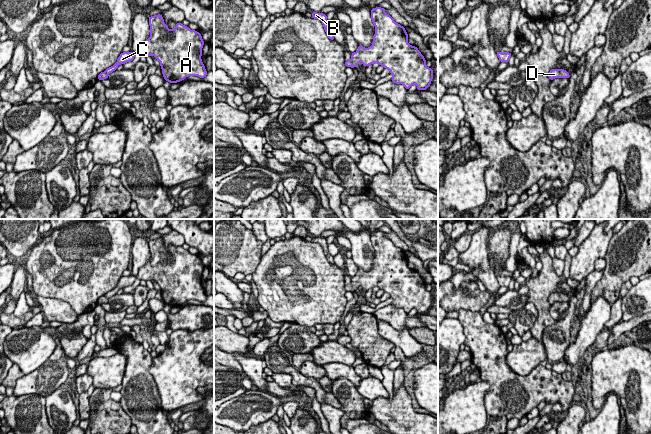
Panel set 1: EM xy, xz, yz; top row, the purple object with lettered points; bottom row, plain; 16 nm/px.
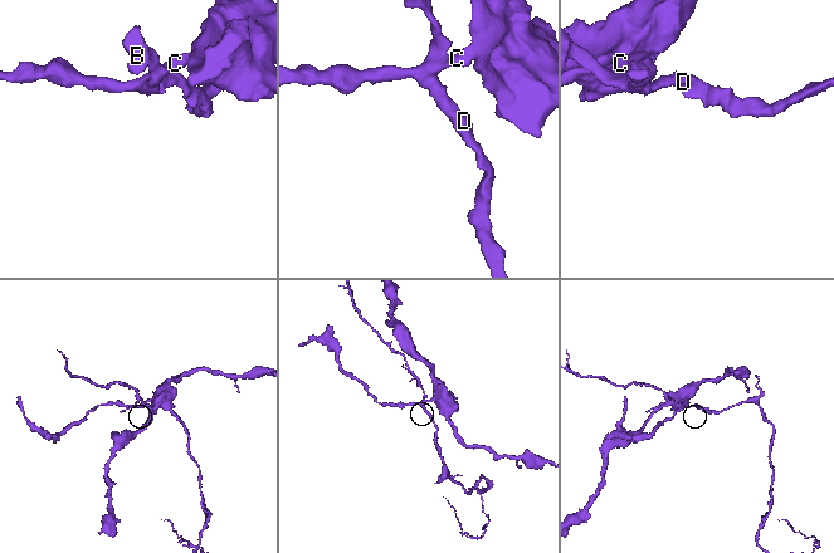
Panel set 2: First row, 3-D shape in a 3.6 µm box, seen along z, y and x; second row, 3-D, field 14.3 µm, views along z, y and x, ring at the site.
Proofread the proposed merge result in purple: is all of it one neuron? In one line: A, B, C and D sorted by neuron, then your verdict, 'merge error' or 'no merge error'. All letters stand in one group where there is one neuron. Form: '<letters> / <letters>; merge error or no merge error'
A B C D; no merge error

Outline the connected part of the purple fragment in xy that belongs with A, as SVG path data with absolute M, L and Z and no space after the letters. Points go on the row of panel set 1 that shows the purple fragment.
M161 14L150 16L148 20L150 37L139 45L136 52L122 52L117 62L99 73L97 79L107 79L119 65L132 61L136 54L154 56L160 62L163 78L167 82L181 82L189 76L205 78L207 71L201 59L204 45L201 33L182 23L176 23L176 28L171 30Z

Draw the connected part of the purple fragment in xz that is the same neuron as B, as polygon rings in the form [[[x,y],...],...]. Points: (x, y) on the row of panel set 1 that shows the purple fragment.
[[[312,12],[312,18],[314,19],[318,19],[322,22],[324,30],[328,36],[328,38],[330,40],[334,40],[334,33],[330,31],[329,27],[328,27],[328,23],[327,23],[327,16],[326,14],[323,14],[321,12],[317,13],[317,12]]]

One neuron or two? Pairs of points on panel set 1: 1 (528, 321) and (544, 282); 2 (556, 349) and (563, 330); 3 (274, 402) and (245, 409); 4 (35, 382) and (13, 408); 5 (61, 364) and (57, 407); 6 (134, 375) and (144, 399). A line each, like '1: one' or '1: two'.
1: two
2: one
3: one
4: two
5: two
6: one

